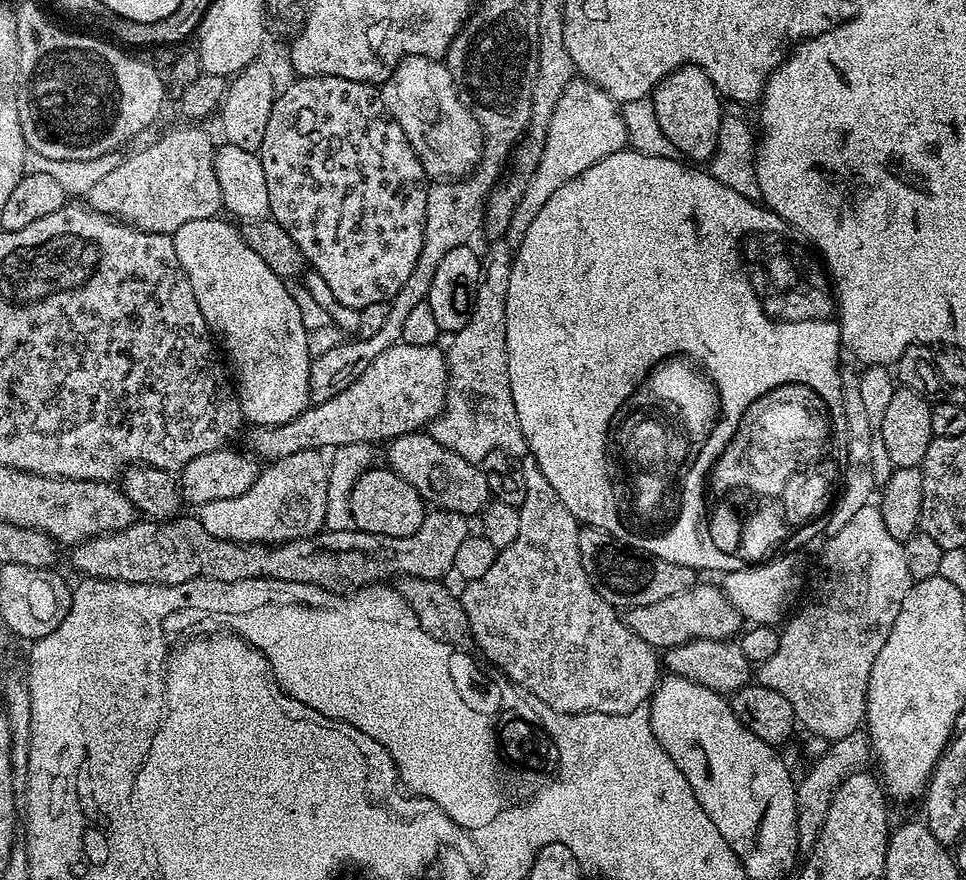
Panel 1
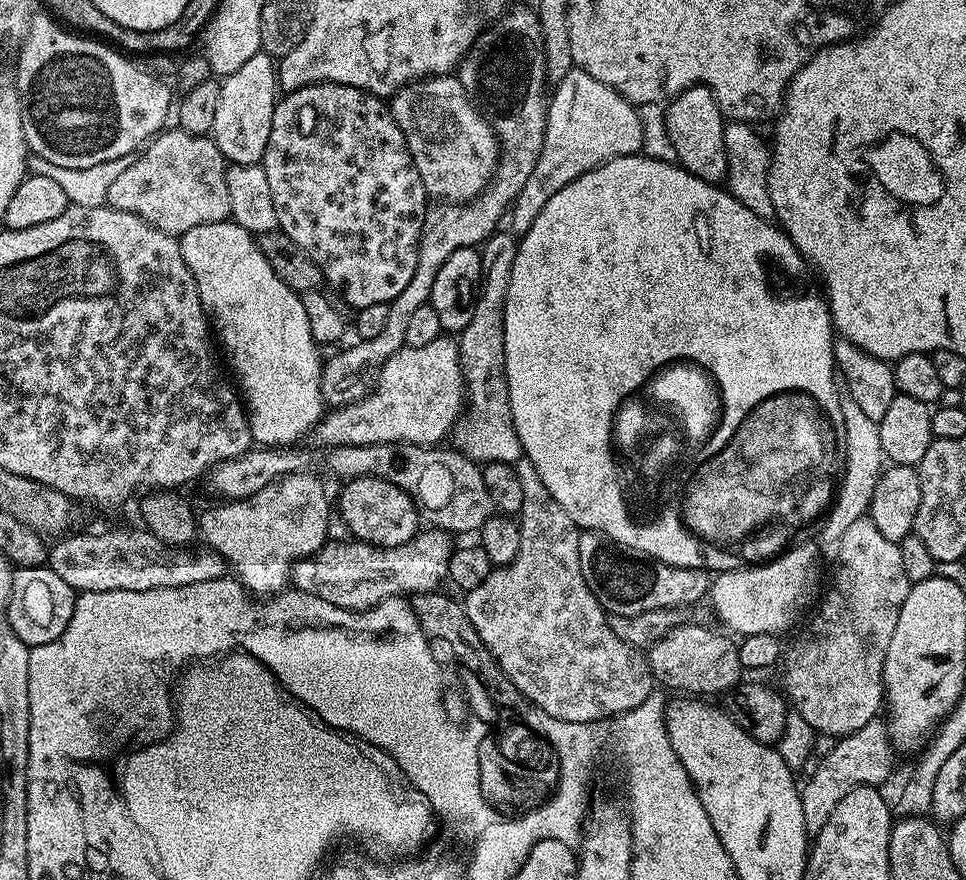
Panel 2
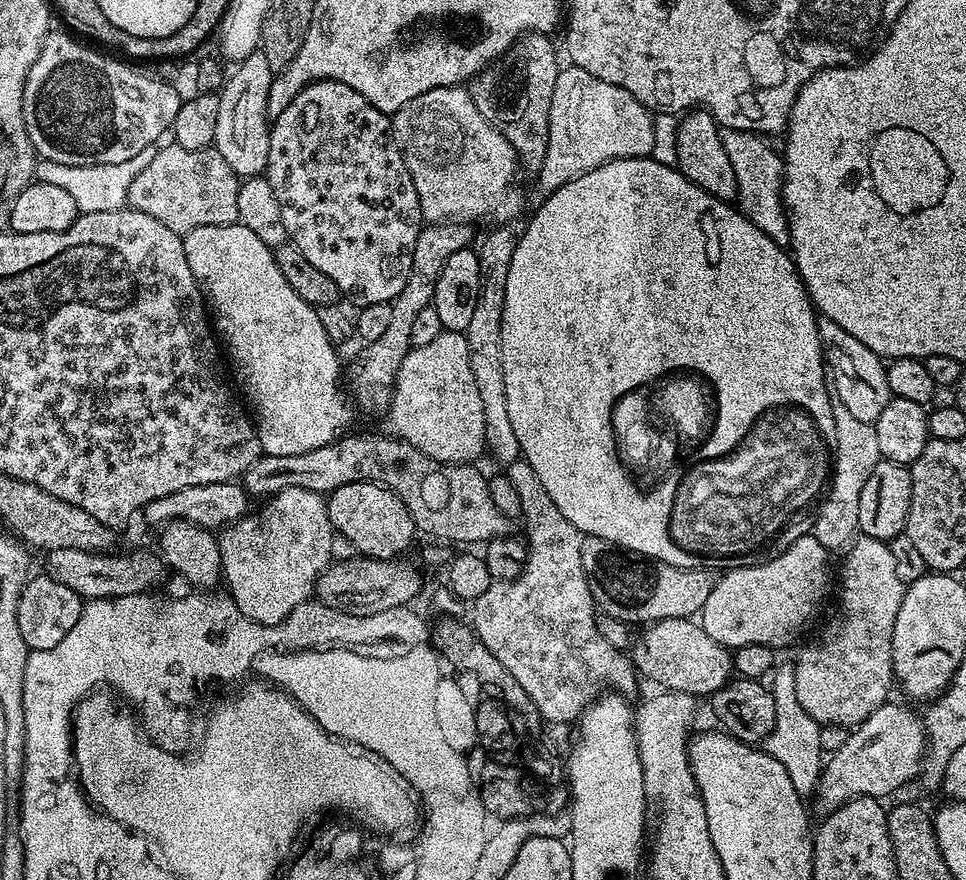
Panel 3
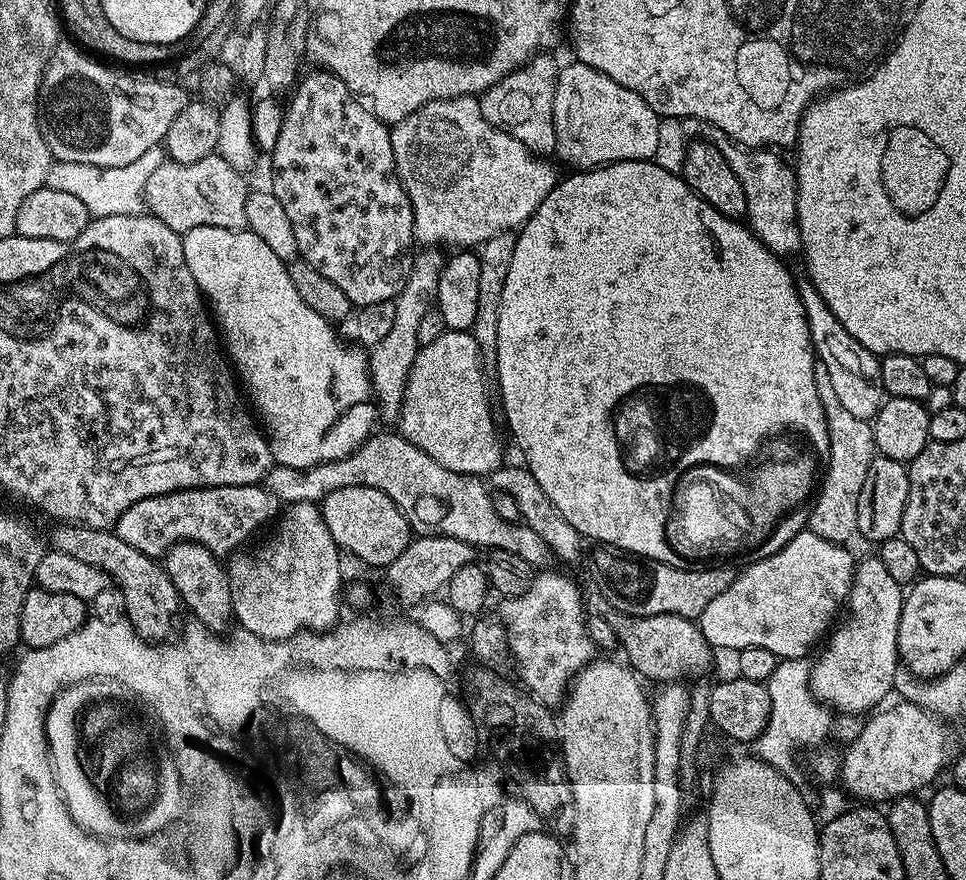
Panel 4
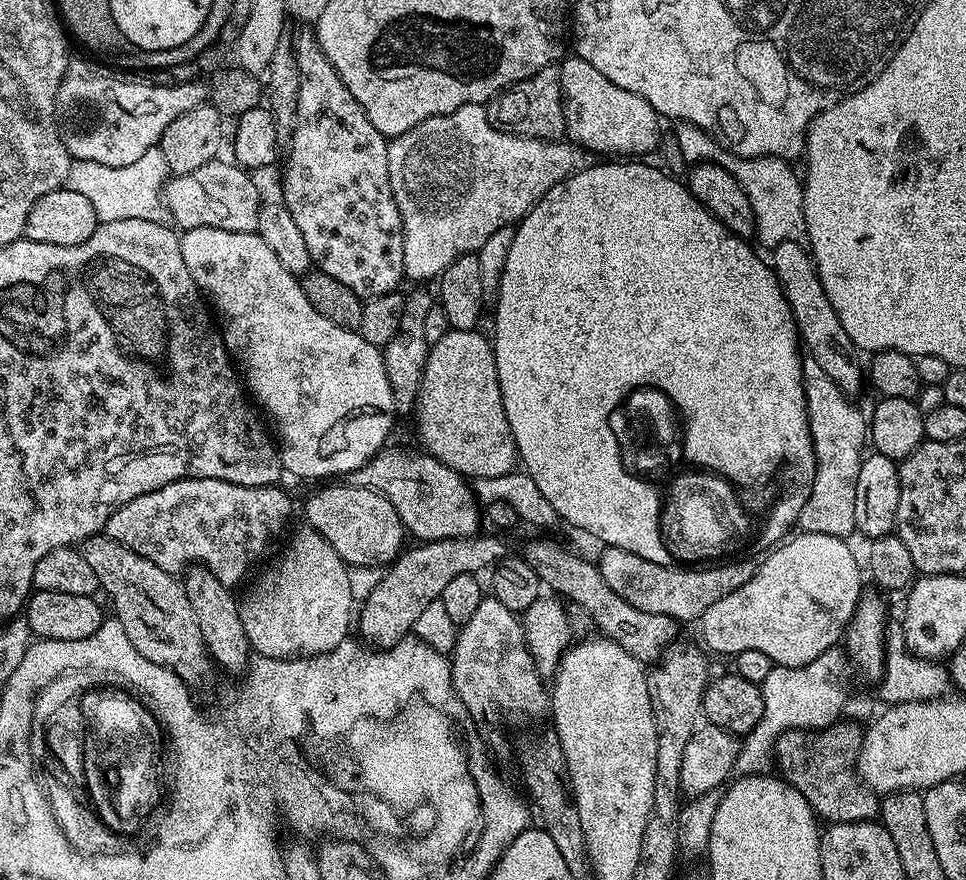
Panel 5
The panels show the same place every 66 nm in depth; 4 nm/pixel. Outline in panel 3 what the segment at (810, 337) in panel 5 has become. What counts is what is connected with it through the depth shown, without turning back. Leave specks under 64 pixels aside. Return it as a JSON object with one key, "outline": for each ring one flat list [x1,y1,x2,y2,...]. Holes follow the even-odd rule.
{"outline":[[817,319,820,348,826,353,826,368,830,379,837,387,838,398,842,400,842,408,851,409,857,424,875,425,878,414,886,410,890,393,886,374,885,361,870,346,862,346,854,334,846,334,842,326,833,320]]}

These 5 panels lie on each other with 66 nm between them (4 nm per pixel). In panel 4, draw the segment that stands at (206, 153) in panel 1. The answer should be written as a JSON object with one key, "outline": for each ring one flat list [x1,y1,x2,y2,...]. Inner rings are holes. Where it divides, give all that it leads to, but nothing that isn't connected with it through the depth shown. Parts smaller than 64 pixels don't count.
{"outline":[[219,154,202,158,202,162,179,164,168,160,158,165,144,187,144,203,151,215,158,217,170,230,189,232,198,226,218,226,226,230,243,229,247,225,246,202,250,185,240,172]]}

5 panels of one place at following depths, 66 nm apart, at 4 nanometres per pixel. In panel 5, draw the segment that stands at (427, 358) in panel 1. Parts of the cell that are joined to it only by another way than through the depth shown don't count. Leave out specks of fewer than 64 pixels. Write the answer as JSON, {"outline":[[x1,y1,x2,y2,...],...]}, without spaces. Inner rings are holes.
{"outline":[[457,328,449,330,437,344,431,345,428,350,428,361,424,364,424,373,420,383,418,393,418,412,420,408,420,440,424,443,423,451,436,460,441,460,447,468,452,468,465,478,471,478,473,481,484,480,483,482,496,482,501,478,511,477,518,464,516,455,516,443,514,434,510,430,510,422,506,422,506,410,502,406,502,390,498,382,498,370,496,369,496,350,491,339,488,340,480,333,480,330,458,330]]}

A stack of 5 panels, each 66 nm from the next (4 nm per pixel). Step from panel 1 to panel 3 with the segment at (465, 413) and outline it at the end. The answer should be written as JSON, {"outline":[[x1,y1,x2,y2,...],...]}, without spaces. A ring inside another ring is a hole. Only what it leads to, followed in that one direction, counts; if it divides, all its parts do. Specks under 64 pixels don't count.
{"outline":[[496,226,496,229,481,242,480,248,478,247,480,293,466,333,472,351,474,378,482,394,484,415,488,417,486,448,498,459,504,460,503,462,521,459,518,438,514,438,514,426,510,426,510,414,506,410,506,382,502,374,502,314,506,298,506,274,510,274,510,258,514,258,517,239,517,233,515,231,512,233,508,226]]}

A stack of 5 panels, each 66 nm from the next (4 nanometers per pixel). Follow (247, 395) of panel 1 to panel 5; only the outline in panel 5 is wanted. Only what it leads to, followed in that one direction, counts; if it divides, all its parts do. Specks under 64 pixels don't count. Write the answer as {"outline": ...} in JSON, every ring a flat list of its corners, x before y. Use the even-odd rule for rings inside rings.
{"outline":[[190,228,180,236,180,245,182,246,182,259,186,261,186,270,190,270,190,278,194,278,196,287,200,289,201,293,206,294,210,301,211,307,218,317,218,327,223,335,224,345,228,347,228,355,233,357,238,365,239,371,246,381,246,388,251,399,259,405,262,412,262,407,264,407,265,413,263,412,263,415,265,417,268,415,276,423,277,433,275,432,275,435,278,437,278,451,283,471,287,475,289,472,292,476,301,476,304,480,328,482,333,478,346,478,354,470,369,464,376,457,377,452,387,445,384,443,387,442,388,435,391,434,392,427,395,426,396,419,398,419,396,395,390,386,390,378,386,374,383,351,374,347,370,342,366,342,366,338,362,338,359,331,335,325,334,322,330,322,329,318,318,314,304,293,303,283,293,276,290,270,286,270,286,266,282,266,282,262,278,262,274,250,270,250,270,246,266,246,266,242,262,242,262,238,256,232]]}

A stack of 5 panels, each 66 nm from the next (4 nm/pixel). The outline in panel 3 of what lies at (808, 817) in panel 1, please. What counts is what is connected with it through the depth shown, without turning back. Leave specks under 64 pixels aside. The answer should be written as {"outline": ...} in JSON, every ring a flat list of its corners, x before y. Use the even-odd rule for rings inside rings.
{"outline":[[892,703,878,706,870,718,849,731,838,751,827,757,814,793,815,799,825,804,825,809,839,808,844,801,859,796,885,798,919,777,926,755,924,721,907,708,907,703]]}

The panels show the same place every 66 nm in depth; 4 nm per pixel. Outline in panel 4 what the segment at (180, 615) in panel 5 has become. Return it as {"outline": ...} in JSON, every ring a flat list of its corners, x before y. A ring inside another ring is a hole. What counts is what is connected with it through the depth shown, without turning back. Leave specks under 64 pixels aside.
{"outline":[[67,522,57,523,55,527,51,547,57,552,74,554,74,558,98,566,114,581,115,587,116,584,120,587,124,595,124,608,128,611,127,619,140,637,146,642,168,642,177,635,181,627,182,601,163,563,134,550,134,546,129,546,127,542,122,542,114,530,88,528,85,524]]}

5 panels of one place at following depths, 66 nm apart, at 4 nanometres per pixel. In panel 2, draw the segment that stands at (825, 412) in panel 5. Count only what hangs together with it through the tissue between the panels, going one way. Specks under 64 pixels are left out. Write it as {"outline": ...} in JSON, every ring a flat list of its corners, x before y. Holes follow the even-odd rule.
{"outline":[[846,403,845,420,848,422,848,438,844,442,846,450,844,472,840,476,836,499,832,501,832,508,828,511,824,523,820,525,818,533,819,539,824,539,828,546,836,545,851,524,865,519,870,502,874,498,874,486,878,486,878,478,886,464,879,429,873,423,859,422,860,419,860,409]]}

